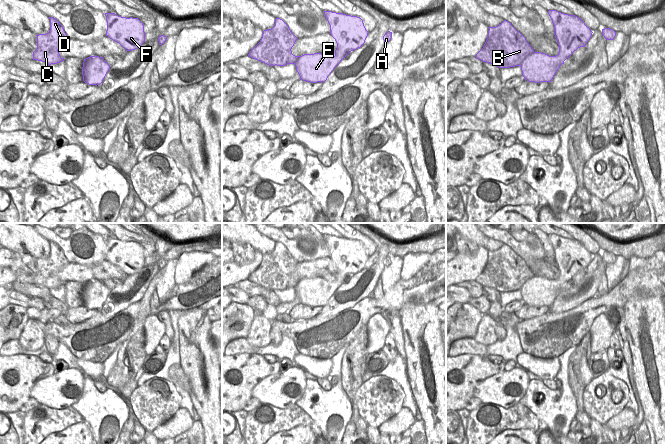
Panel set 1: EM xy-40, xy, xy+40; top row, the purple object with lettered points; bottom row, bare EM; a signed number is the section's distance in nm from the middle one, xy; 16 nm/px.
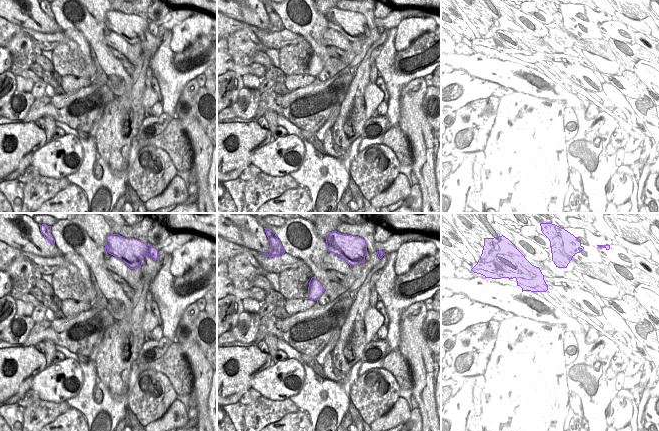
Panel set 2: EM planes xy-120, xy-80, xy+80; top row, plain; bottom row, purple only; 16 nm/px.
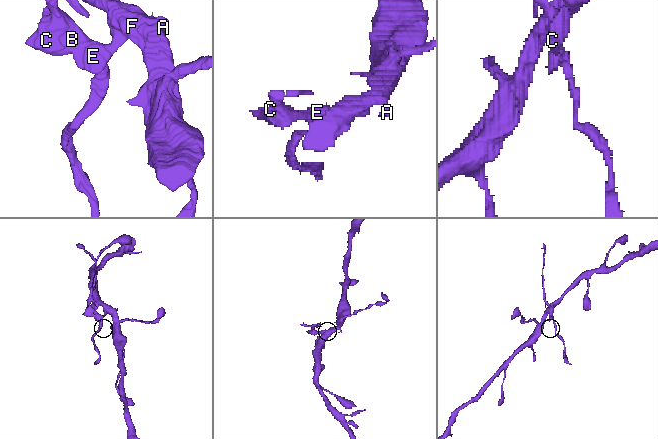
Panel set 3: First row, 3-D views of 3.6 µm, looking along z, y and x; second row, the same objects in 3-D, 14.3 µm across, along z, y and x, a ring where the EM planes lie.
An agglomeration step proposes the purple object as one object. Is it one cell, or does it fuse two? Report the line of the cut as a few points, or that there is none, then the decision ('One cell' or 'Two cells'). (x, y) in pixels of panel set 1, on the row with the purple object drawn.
Split along xy+40 (556, 55), (568, 57). Two cells

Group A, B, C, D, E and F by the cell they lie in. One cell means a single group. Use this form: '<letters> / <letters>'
A F / B C D E

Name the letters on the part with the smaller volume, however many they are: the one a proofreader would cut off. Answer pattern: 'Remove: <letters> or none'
Remove: B, C, D, E

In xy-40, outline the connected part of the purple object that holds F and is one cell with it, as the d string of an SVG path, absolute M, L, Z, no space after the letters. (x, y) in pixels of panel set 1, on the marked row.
M105 13L106 36L119 43L126 51L139 48L145 42L144 25L138 18L126 18L115 13Z

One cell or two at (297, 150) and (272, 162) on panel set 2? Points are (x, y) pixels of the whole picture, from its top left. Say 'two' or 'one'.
one

